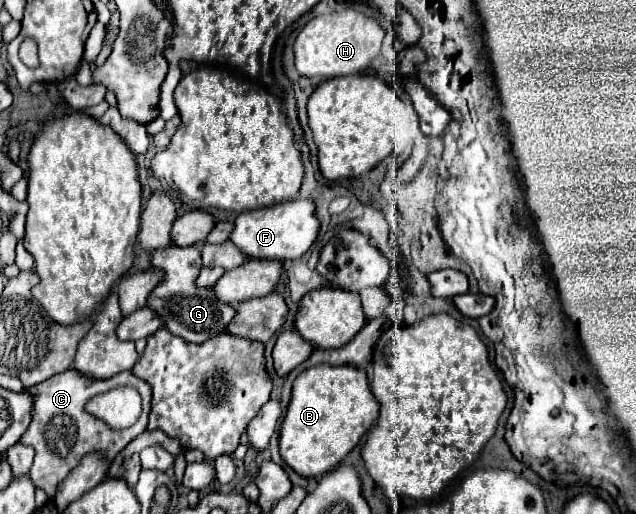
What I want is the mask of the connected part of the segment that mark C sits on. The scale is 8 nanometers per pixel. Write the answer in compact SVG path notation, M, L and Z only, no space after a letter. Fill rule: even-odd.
M70 368L28 390L34 396L34 410L32 410L32 422L30 422L28 430L22 434L20 442L26 446L32 446L36 450L30 478L38 490L46 492L48 498L52 498L56 494L56 486L66 478L66 474L78 464L78 460L84 454L98 450L98 452L106 454L108 460L114 460L114 456L120 450L124 450L124 446L128 446L128 442L132 442L136 436L140 436L148 424L151 388L144 380L136 378L132 372L122 372L112 378L98 380L98 378L90 378L86 374L78 374L78 370ZM116 386L134 386L142 396L142 414L140 414L138 422L126 430L112 430L102 420L98 420L86 412L86 404L92 400L92 396L108 392Z

